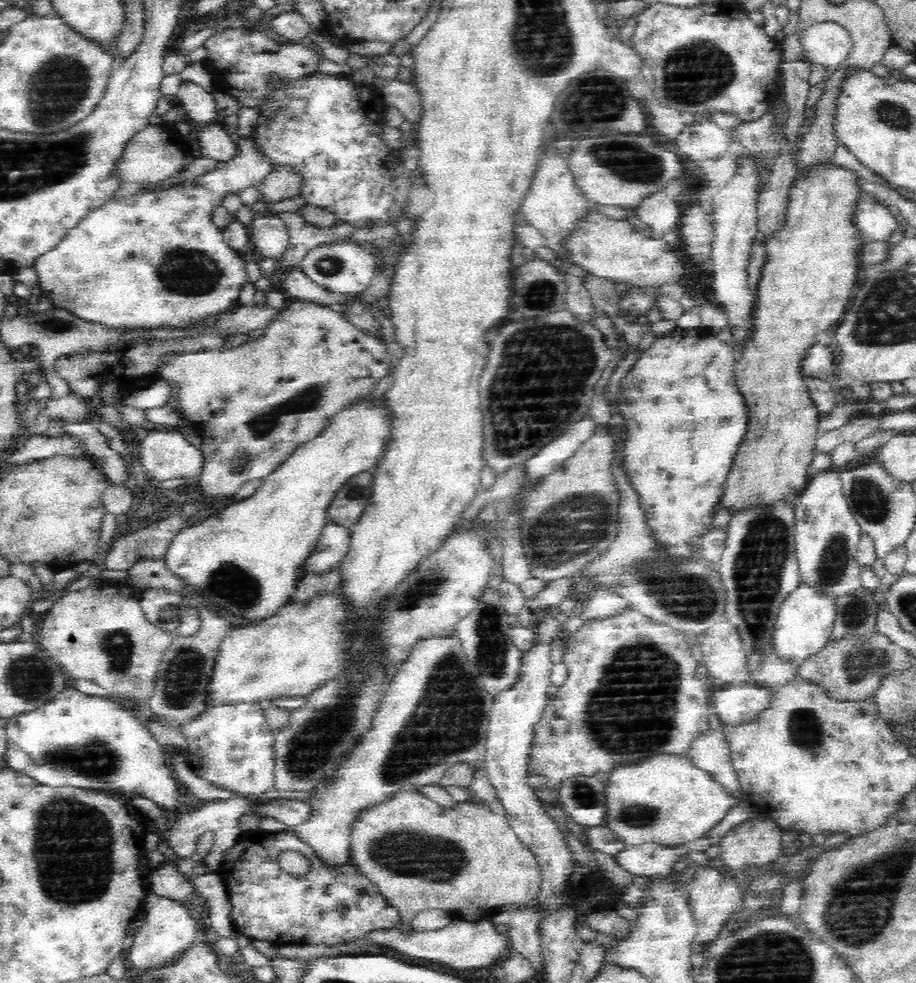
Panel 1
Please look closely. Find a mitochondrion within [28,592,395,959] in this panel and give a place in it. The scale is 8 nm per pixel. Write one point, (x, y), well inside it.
(74, 840)

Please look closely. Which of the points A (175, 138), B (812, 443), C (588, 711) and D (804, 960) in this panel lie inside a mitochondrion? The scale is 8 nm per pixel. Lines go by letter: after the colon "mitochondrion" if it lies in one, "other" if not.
A: other
B: other
C: mitochondrion
D: mitochondrion

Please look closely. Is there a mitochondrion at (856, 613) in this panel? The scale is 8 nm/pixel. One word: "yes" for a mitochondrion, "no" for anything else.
yes

